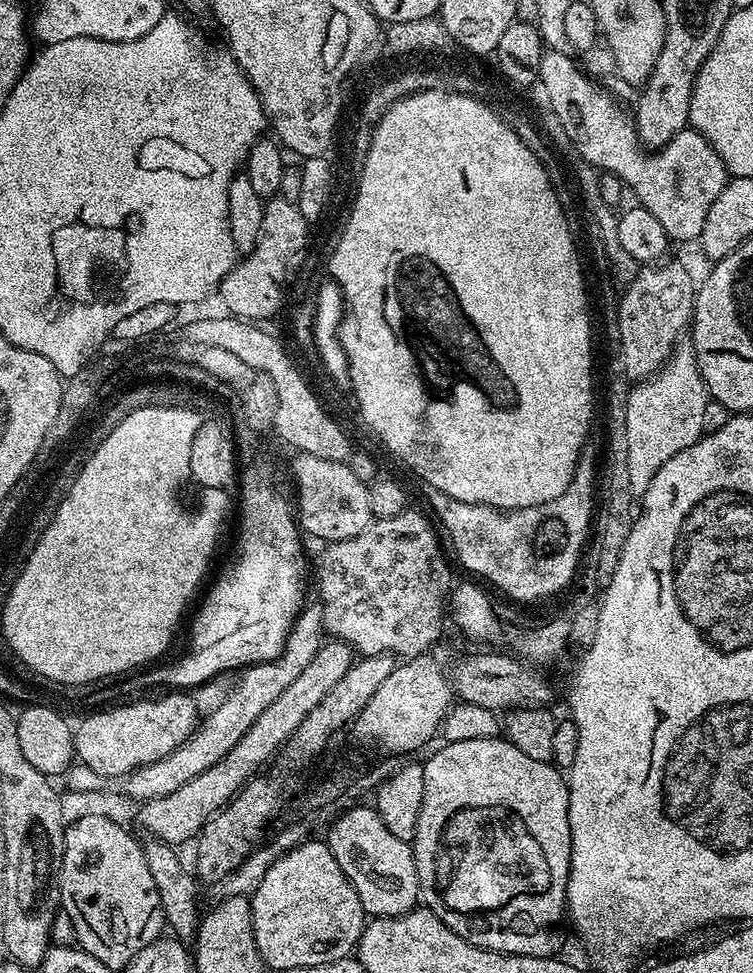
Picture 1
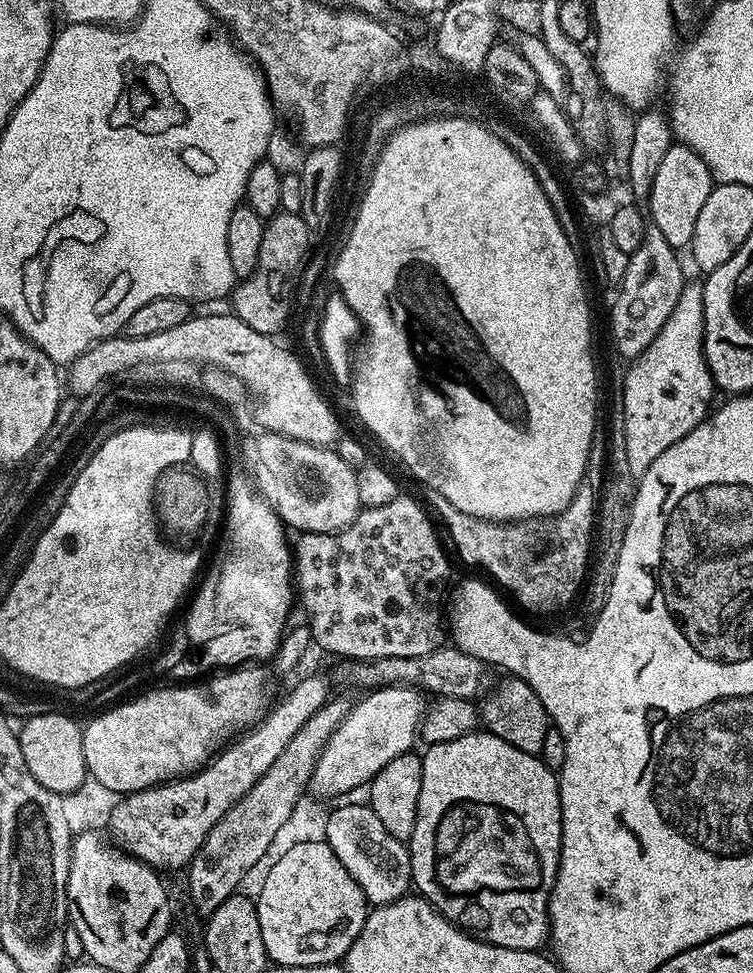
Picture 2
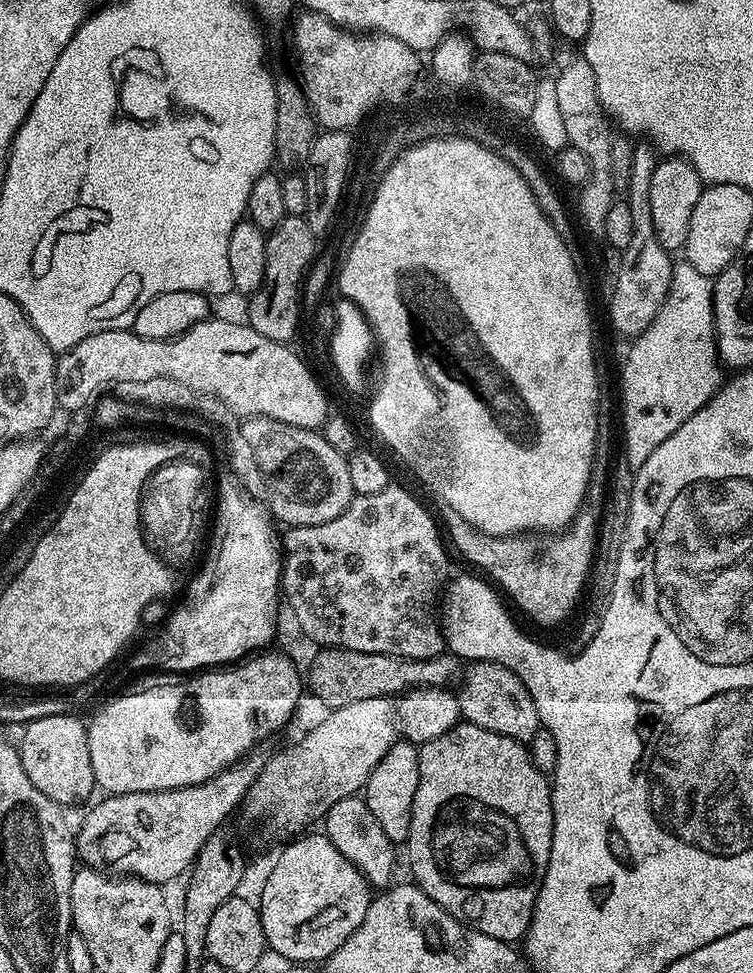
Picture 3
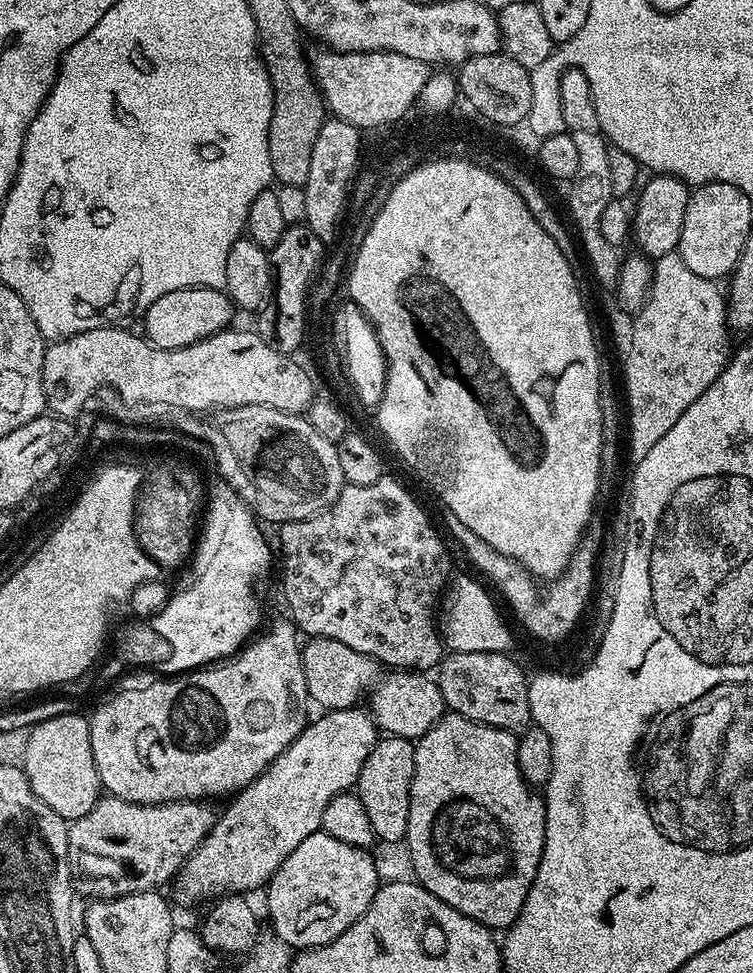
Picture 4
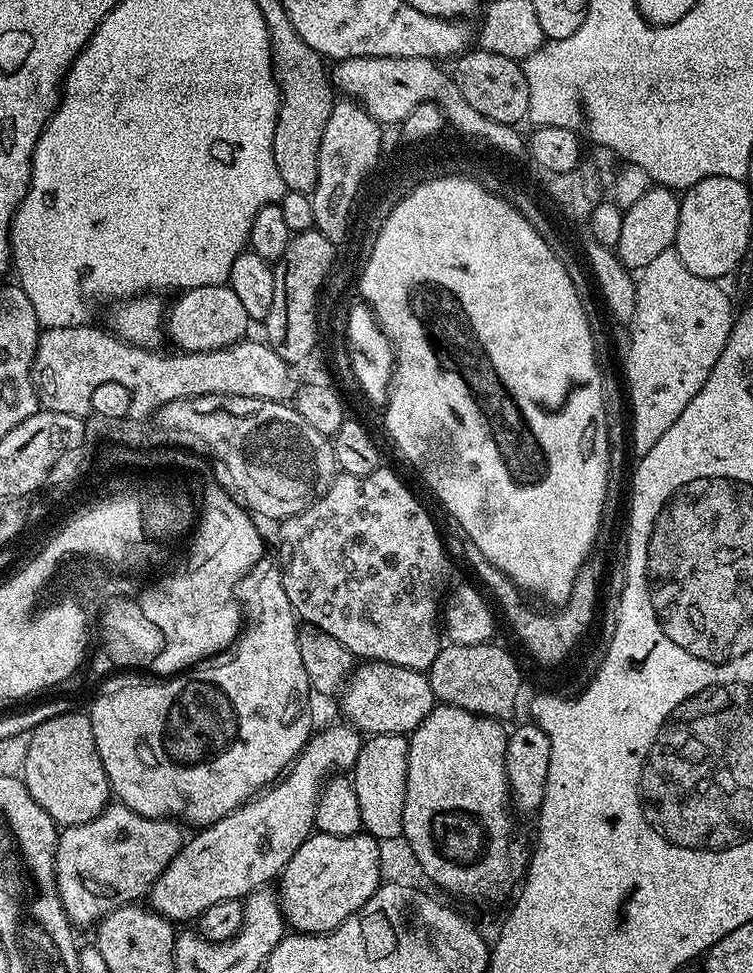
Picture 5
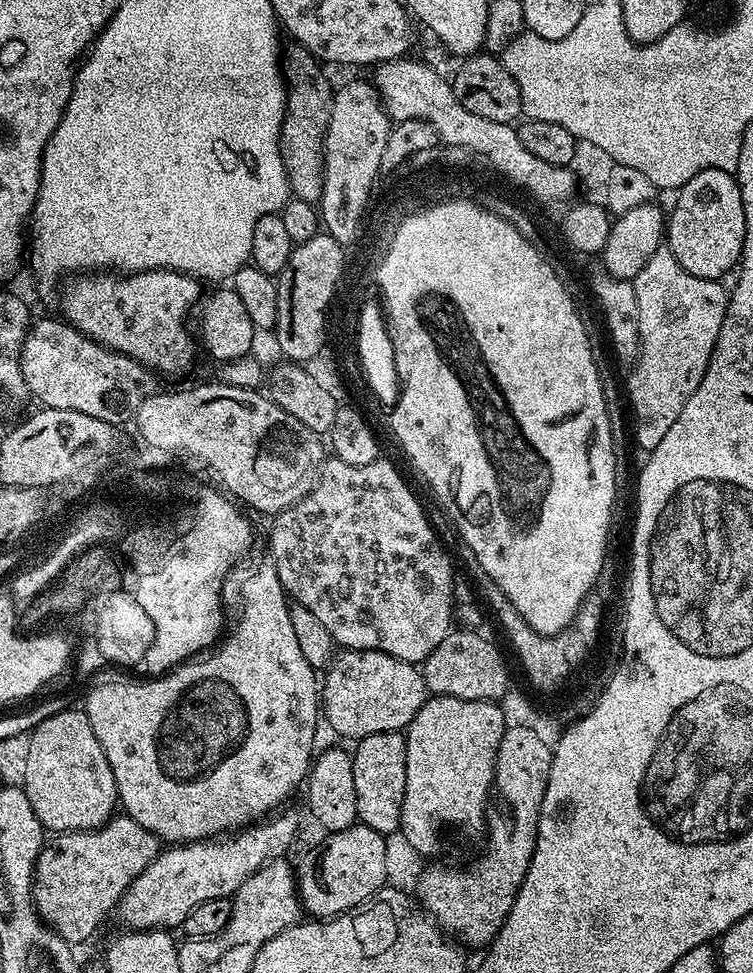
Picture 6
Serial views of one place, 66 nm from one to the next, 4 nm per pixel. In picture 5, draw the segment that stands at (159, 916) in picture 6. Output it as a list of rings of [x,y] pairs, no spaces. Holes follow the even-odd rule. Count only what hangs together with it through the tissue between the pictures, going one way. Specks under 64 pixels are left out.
[[[339,723],[332,724],[321,732],[319,729],[309,739],[308,745],[303,748],[300,755],[293,760],[291,768],[275,784],[265,788],[259,796],[248,800],[245,804],[238,805],[234,811],[223,816],[218,822],[201,827],[197,831],[200,833],[185,843],[181,852],[162,870],[162,874],[148,890],[146,900],[152,911],[173,922],[195,921],[210,906],[214,906],[214,902],[243,901],[251,892],[271,885],[279,877],[284,871],[286,862],[294,858],[294,850],[298,850],[298,846],[302,846],[302,842],[306,842],[309,836],[313,835],[316,803],[326,778],[351,769],[358,758],[358,750],[362,743],[361,733],[347,723]]]

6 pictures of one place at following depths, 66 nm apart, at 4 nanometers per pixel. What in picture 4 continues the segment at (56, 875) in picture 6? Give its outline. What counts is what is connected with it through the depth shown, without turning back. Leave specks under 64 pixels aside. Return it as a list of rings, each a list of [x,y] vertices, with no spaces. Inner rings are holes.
[[[105,795],[82,818],[68,825],[68,858],[72,865],[75,883],[88,898],[113,900],[115,896],[129,896],[135,892],[151,892],[173,879],[190,854],[206,838],[216,823],[217,813],[208,809],[204,802],[175,800],[169,804],[135,804]]]

